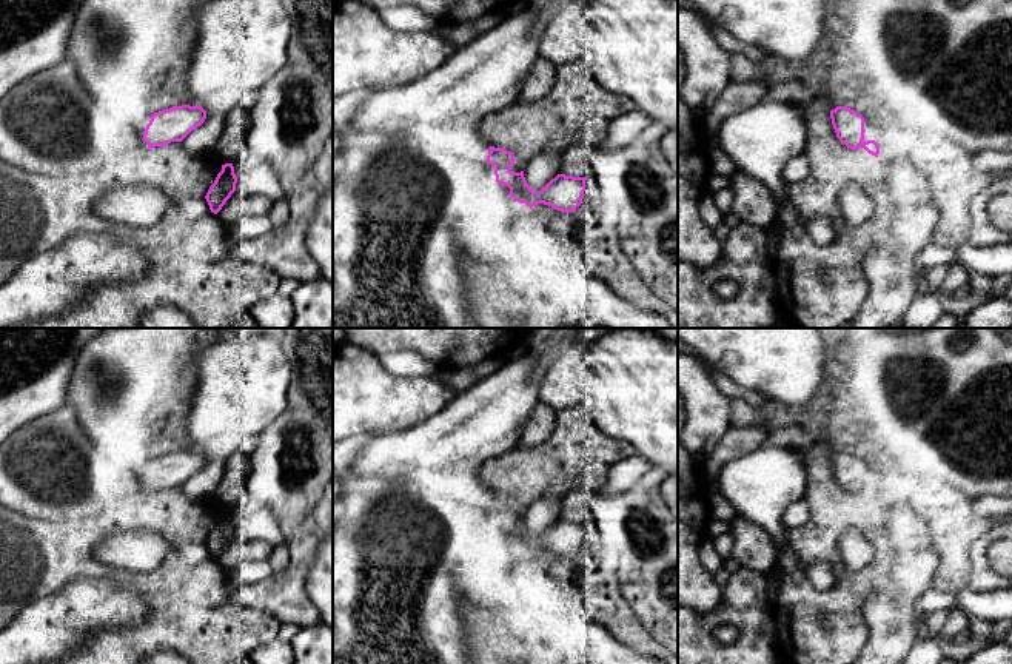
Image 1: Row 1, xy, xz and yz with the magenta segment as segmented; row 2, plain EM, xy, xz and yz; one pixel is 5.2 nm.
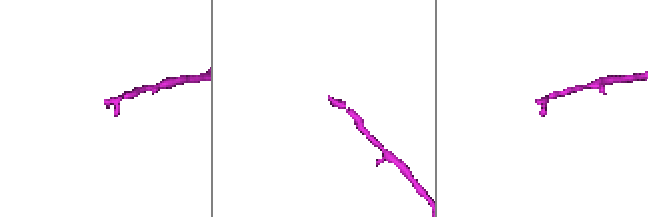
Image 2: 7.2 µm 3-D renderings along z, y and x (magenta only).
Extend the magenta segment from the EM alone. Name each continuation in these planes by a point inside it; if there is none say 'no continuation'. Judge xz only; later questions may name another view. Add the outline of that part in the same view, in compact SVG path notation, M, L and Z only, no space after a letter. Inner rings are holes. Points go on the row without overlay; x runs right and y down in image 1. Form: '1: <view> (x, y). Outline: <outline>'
1: xz (481, 422). Outline: M555 328L555 333L553 333L553 334L558 334L561 339L565 339L565 340L575 340L575 339L584 336L585 333L587 333L585 328ZM551 334L551 336L553 336L553 334ZM550 336L550 337L551 337L551 336ZM548 337L548 339L550 339L550 337ZM547 339L547 340L548 340L548 339ZM545 340L545 342L547 342L547 340ZM544 342L544 344L545 344L545 342ZM542 344L542 345L544 345L544 344ZM542 345L538 347L538 348L528 347L528 348L524 351L524 356L522 356L522 357L507 357L505 364L504 364L499 370L496 370L493 374L490 374L490 376L481 379L479 382L476 382L476 384L471 385L470 388L465 388L465 390L459 391L439 413L436 413L434 416L428 418L427 421L419 422L419 424L416 424L416 425L413 425L413 427L410 427L410 428L405 428L405 430L402 430L402 431L391 431L391 433L384 433L384 434L380 433L380 434L374 436L374 438L357 453L357 456L354 458L354 461L353 461L342 473L356 475L356 476L385 476L385 478L391 478L391 479L407 479L407 481L410 481L410 482L413 482L413 484L427 484L427 485L431 485L431 487L439 487L439 485L442 485L442 484L447 484L447 485L451 485L451 487L453 487L453 495L457 496L461 501L470 502L470 504L473 504L473 505L478 505L478 507L485 508L485 507L487 507L487 501L488 501L488 498L490 498L490 488L487 488L487 487L479 481L478 470L479 470L479 467L481 467L482 464L485 464L487 461L494 459L494 458L498 458L498 456L501 456L501 454L504 454L504 453L508 453L508 451L514 450L514 445L516 445L516 442L519 441L519 438L522 436L522 433L525 431L525 427L527 427L527 424L528 424L528 421L530 421L530 418L531 418L531 414L533 414L533 411L534 411L536 407L541 404L541 401L539 401L539 388L541 388L542 379L545 377L545 374L547 374L548 368L550 368L550 364L551 364L551 356L550 356L550 353L548 353L547 350L542 348Z

